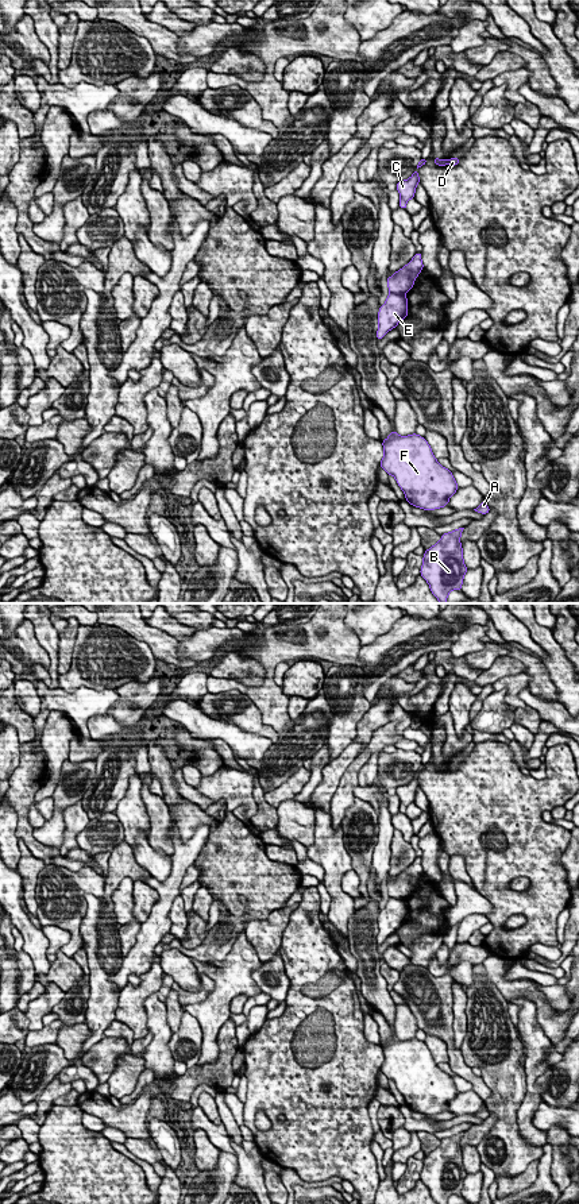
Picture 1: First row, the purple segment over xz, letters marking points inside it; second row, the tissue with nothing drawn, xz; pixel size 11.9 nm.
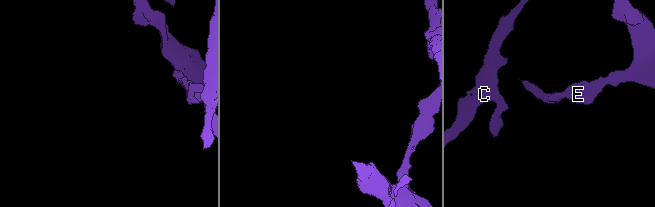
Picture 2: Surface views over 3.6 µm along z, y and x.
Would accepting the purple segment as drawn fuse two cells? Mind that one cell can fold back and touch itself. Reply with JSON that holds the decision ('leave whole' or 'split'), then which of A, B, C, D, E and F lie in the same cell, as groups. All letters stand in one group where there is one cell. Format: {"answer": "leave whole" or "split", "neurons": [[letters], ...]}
{"answer": "split", "neurons": [["A", "B", "C", "D"], ["E", "F"]]}

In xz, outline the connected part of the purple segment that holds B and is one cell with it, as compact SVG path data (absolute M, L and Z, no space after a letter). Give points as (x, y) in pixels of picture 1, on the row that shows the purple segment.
M464 528L441 535L439 543L425 551L421 576L428 582L432 594L445 603L452 590L460 591L467 567L463 560L460 536Z

